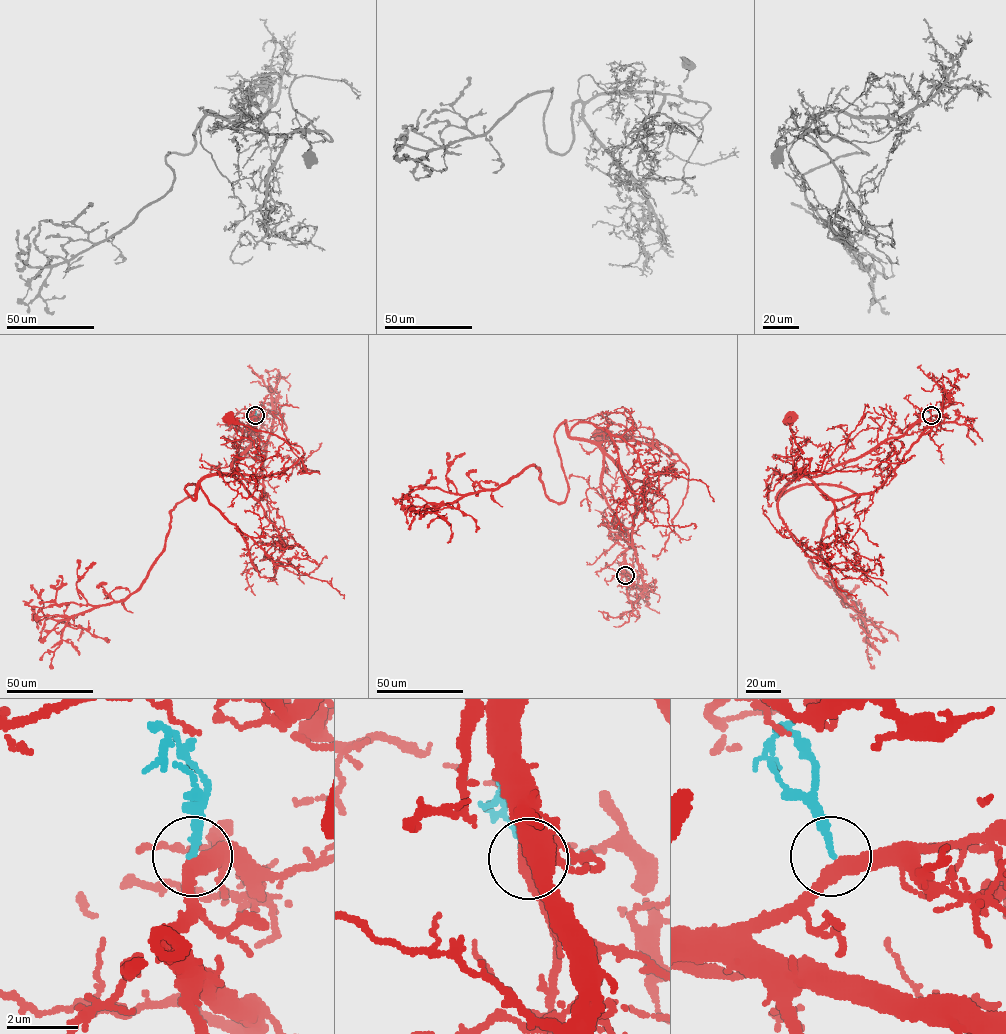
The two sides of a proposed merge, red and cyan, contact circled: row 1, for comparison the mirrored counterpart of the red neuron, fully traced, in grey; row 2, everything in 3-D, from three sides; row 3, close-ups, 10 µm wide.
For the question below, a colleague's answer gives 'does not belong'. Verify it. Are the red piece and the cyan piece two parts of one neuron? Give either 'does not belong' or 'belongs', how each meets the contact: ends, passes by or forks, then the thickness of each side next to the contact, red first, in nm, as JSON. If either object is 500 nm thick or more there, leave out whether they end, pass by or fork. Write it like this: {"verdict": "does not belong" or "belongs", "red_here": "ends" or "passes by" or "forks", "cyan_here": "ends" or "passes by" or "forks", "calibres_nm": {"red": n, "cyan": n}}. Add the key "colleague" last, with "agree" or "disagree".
{"verdict": "belongs", "red_here": "passes by", "cyan_here": "ends", "calibres_nm": {"red": 400, "cyan": 220}, "colleague": "disagree"}

